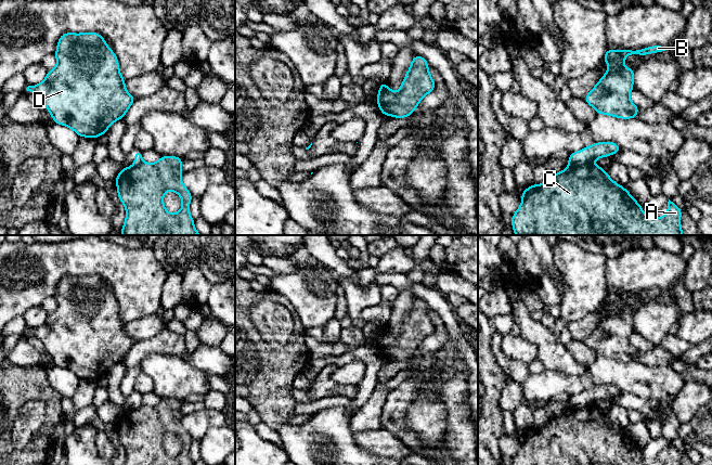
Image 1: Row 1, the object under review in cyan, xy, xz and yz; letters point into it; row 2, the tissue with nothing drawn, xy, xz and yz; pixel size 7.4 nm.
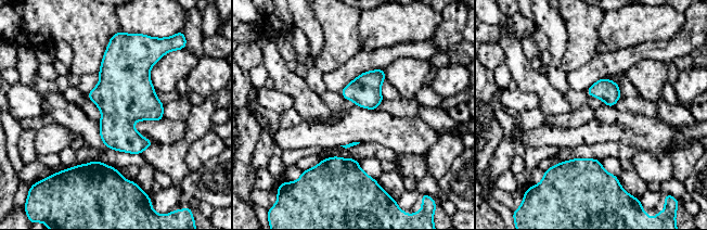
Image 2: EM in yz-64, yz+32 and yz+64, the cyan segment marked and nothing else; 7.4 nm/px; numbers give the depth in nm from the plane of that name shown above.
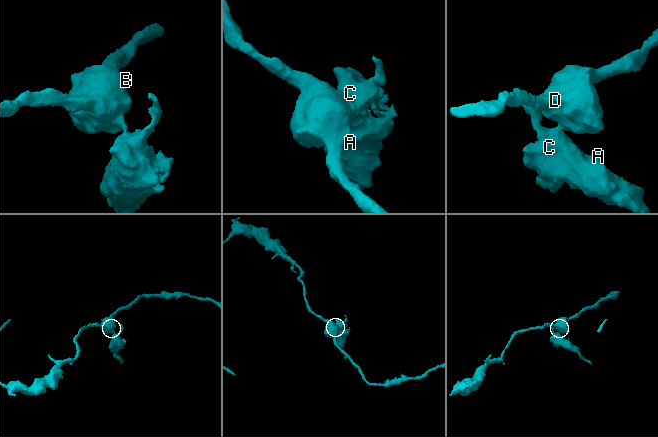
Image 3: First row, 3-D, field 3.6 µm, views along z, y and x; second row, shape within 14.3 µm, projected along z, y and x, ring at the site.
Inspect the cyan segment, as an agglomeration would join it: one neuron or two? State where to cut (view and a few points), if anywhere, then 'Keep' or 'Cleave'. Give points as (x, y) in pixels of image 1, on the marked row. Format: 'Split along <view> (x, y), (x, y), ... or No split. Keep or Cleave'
Split along yz (588, 163), (569, 165). Cleave

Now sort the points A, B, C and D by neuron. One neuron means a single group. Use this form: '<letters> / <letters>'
A C / B D

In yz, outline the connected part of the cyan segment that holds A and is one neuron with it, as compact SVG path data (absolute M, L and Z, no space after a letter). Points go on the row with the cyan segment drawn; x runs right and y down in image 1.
M569 165L540 185L533 184L522 193L521 206L512 217L516 235L683 235L679 218L683 211L669 199L668 216L651 219L632 195L597 165Z

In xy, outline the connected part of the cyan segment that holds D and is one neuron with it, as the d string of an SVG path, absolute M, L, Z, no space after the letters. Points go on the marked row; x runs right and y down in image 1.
M66 33L60 37L54 55L57 60L57 66L48 72L46 79L41 83L28 86L26 90L40 96L46 108L51 113L54 122L68 126L80 138L98 138L105 134L114 121L124 118L128 108L137 100L137 98L126 91L126 80L120 75L116 54L105 43L104 38L100 34Z

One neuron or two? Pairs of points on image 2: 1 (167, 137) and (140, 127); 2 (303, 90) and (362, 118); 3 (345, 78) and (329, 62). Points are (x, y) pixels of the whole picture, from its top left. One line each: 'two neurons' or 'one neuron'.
1: one neuron
2: two neurons
3: two neurons

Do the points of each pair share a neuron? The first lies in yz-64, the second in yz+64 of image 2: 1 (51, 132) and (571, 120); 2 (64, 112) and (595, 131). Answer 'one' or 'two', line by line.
1: two
2: two

